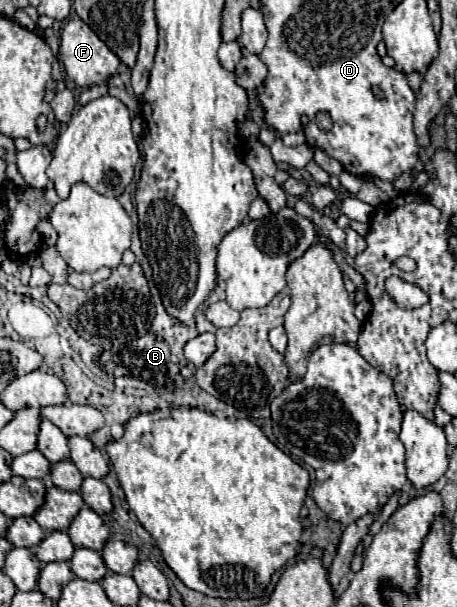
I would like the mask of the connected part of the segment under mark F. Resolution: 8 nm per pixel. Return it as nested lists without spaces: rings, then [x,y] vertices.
[[[73,16],[61,30],[61,62],[67,76],[79,86],[105,84],[121,66],[121,60],[115,56],[115,52],[111,52],[109,46],[79,16]]]

